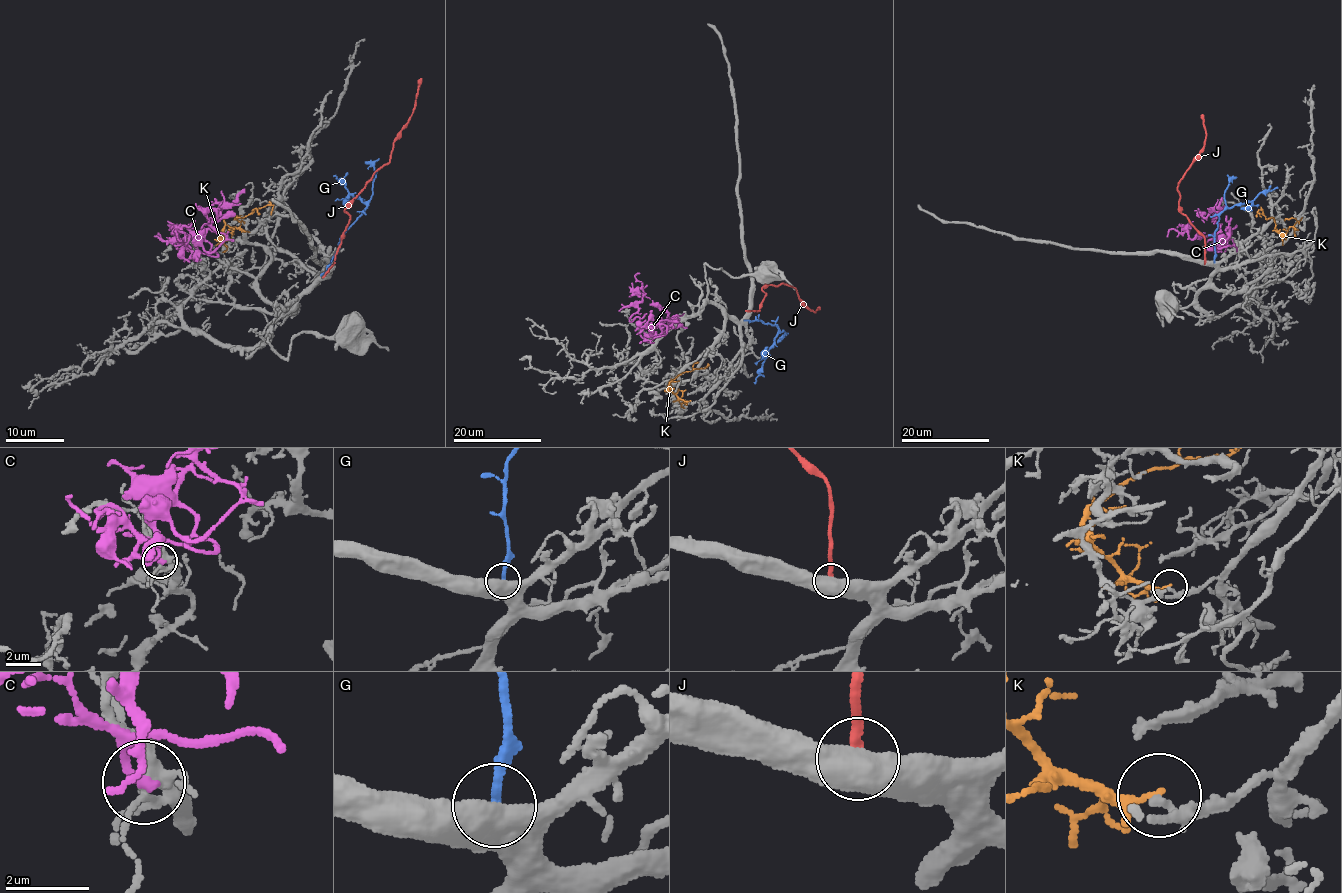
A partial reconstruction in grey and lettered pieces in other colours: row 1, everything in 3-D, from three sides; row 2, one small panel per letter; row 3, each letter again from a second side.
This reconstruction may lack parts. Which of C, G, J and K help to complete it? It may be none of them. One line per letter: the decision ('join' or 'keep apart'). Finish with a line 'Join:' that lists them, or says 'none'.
C: keep apart
G: keep apart
J: keep apart
K: keep apart
Join: none

